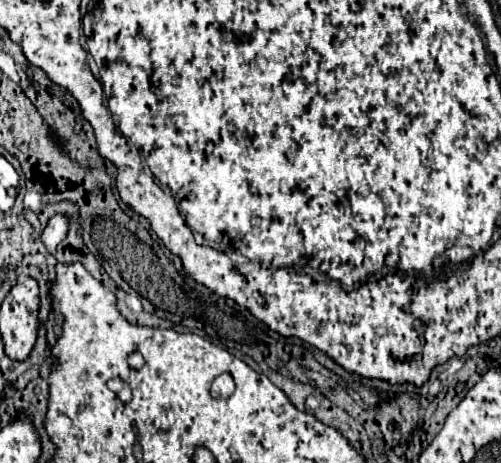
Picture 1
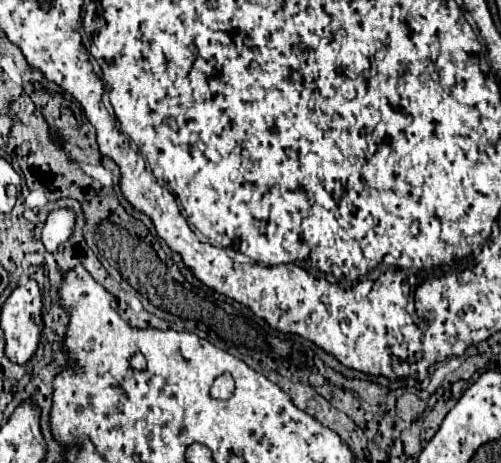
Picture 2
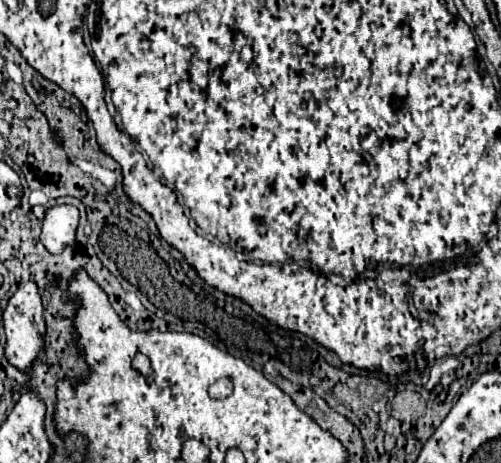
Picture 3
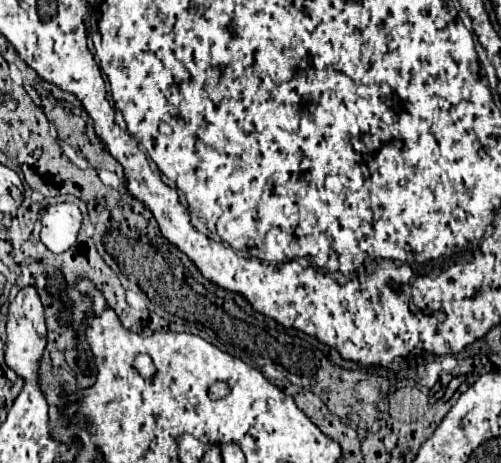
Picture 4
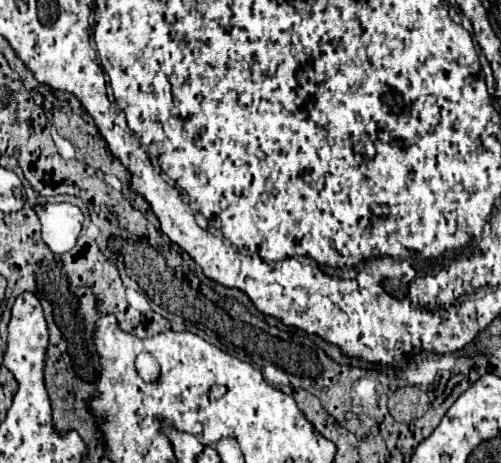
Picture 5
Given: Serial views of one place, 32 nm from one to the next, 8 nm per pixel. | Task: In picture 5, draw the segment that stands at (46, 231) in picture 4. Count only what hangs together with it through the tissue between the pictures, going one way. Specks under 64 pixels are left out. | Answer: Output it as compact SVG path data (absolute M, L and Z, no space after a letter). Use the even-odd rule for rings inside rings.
M44 204L44 206L36 206L36 212L40 212L42 240L54 254L62 254L74 248L82 228L82 218L84 218L78 206ZM56 218L64 218L64 224L62 220L56 220Z

